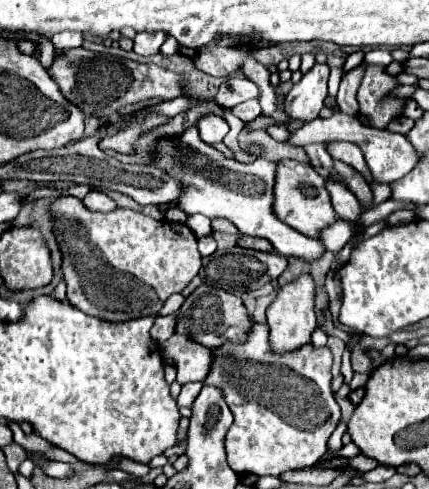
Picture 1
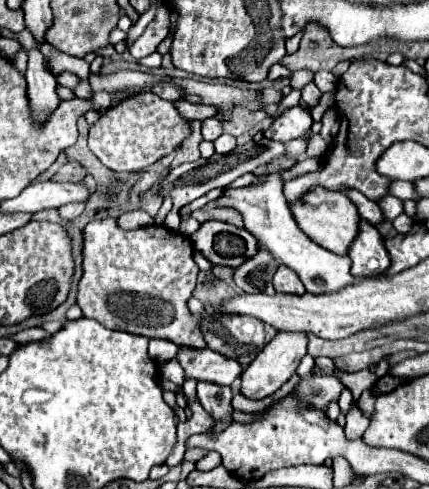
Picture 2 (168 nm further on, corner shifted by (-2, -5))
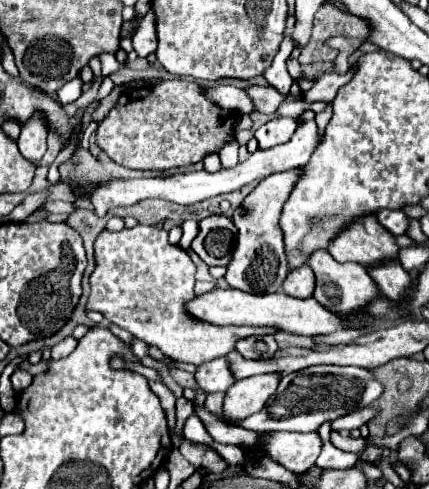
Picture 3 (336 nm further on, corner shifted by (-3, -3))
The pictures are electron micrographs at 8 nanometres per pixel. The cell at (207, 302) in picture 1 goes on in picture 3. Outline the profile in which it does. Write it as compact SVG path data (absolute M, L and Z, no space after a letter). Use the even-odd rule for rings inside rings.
M260 335L260 337L246 337L236 341L236 351L244 355L246 359L268 359L276 353L278 345L272 335Z

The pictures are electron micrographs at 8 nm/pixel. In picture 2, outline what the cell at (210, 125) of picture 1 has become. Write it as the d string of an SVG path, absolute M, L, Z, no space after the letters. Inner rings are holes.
M223 133L221 137L217 137L217 139L215 139L215 151L217 151L217 153L221 153L221 155L229 155L235 147L237 147L237 141L235 141L235 137L233 137L233 135Z

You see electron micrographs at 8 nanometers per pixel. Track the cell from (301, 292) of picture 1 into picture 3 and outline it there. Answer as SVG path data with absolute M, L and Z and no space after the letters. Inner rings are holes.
M266 373L266 375L254 375L236 381L226 391L224 417L238 423L248 415L258 413L264 407L264 403L276 393L280 379L282 379L280 373Z

